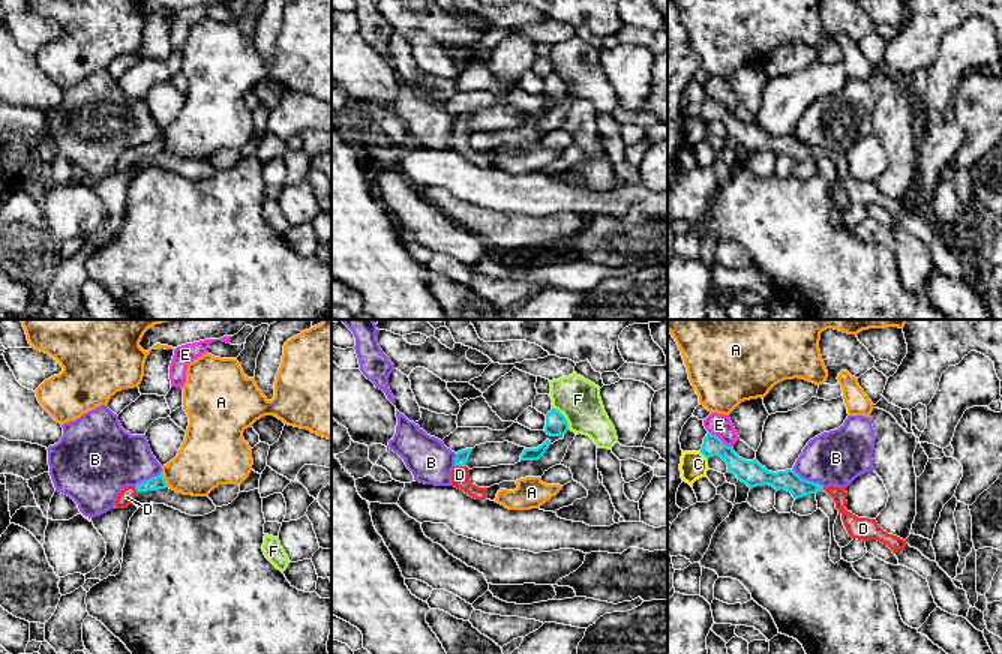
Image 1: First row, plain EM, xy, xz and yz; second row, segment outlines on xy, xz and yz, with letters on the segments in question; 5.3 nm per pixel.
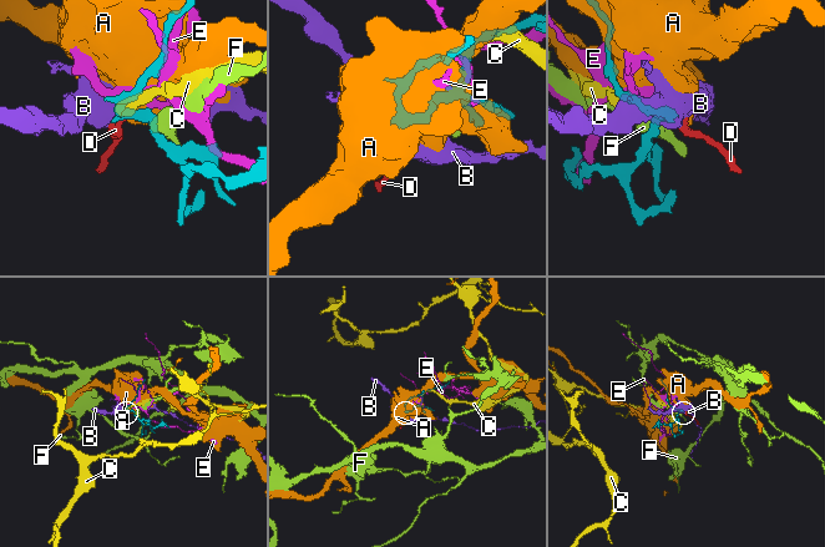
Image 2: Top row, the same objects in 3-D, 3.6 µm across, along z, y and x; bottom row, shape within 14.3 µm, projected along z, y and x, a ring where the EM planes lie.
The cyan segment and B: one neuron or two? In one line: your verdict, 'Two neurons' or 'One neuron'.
Two neurons

